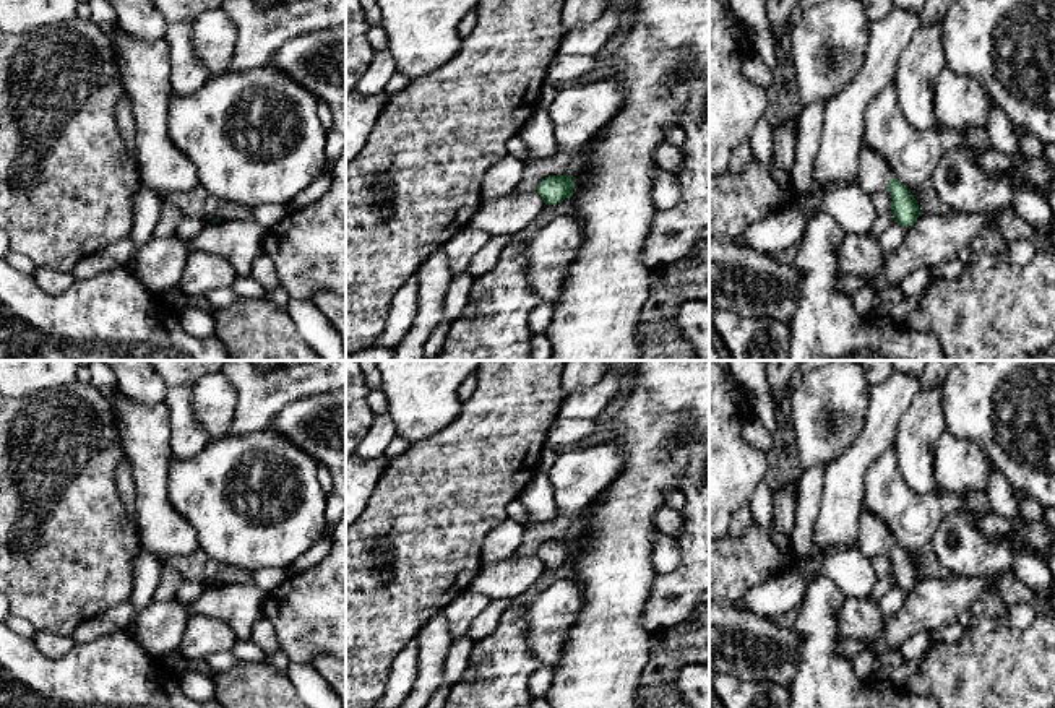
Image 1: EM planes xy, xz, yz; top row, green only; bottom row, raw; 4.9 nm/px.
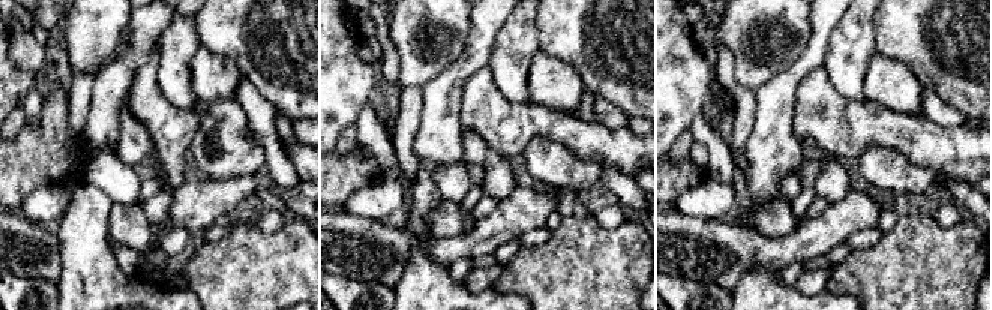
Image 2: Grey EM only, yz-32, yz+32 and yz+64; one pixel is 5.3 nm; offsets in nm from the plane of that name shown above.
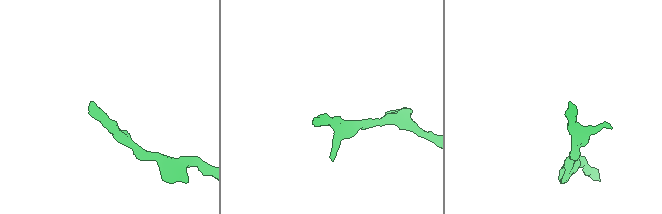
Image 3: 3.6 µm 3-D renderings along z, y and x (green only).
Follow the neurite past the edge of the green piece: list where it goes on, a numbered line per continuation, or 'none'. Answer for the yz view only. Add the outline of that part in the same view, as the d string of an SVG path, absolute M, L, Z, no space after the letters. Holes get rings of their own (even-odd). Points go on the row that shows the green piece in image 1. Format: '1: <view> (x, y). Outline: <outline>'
1: yz (874, 172). Outline: M862 141L857 185L868 195L886 190L891 174L888 162Z

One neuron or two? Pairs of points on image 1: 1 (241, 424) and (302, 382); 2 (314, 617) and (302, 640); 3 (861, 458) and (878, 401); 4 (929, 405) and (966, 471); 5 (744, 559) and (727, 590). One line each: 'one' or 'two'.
1: one
2: one
3: one
4: two
5: one

